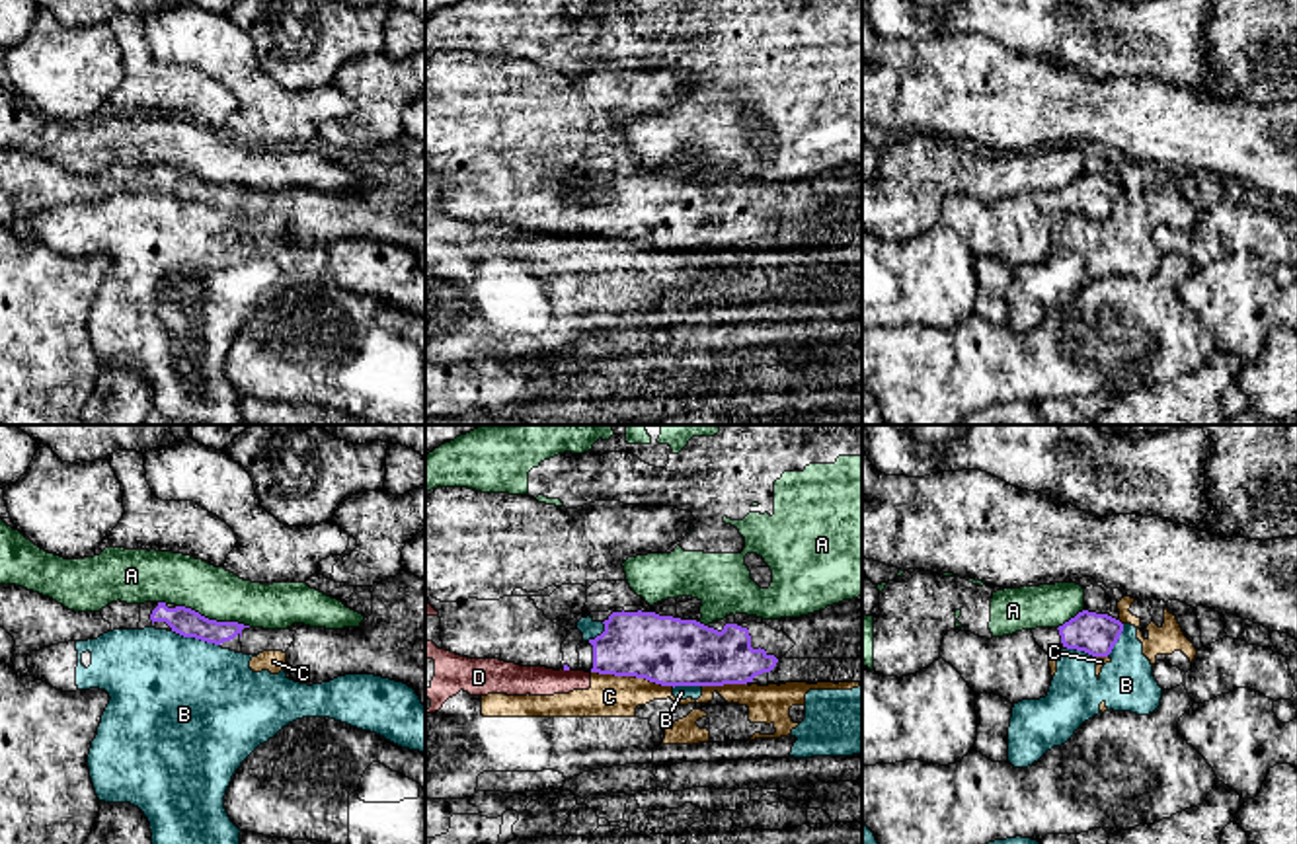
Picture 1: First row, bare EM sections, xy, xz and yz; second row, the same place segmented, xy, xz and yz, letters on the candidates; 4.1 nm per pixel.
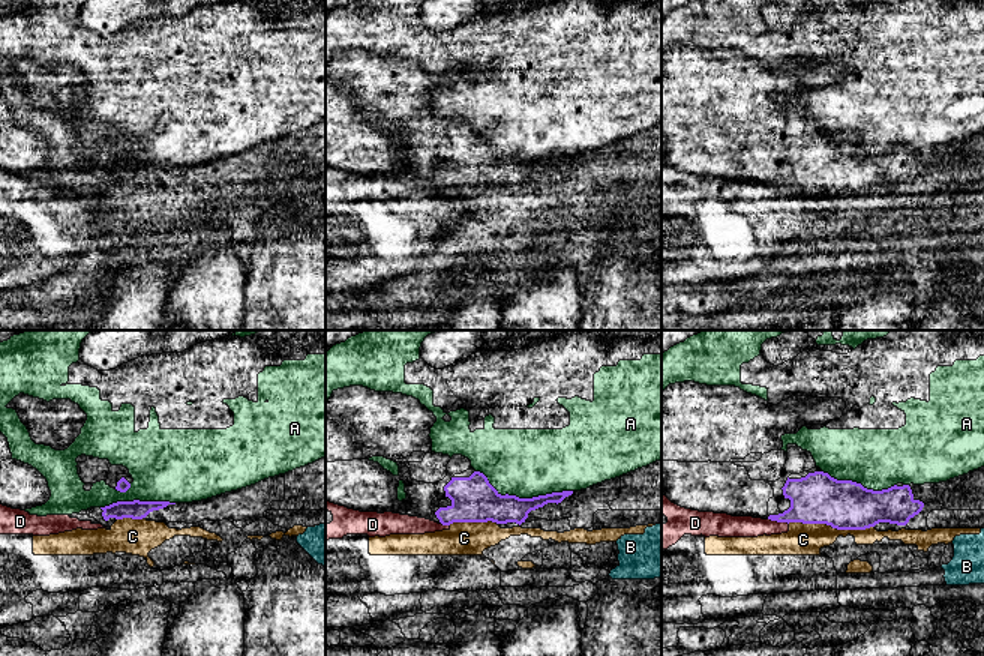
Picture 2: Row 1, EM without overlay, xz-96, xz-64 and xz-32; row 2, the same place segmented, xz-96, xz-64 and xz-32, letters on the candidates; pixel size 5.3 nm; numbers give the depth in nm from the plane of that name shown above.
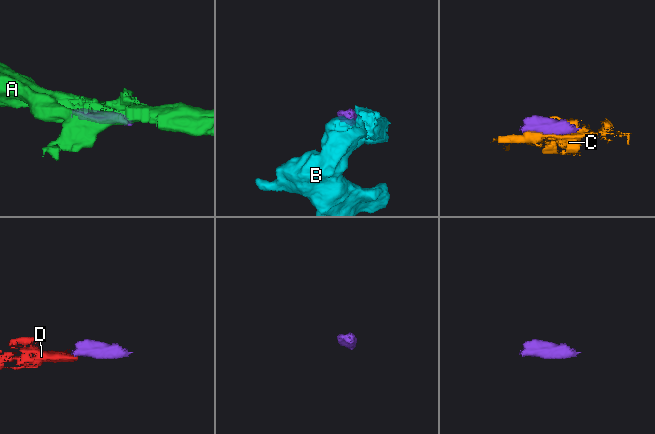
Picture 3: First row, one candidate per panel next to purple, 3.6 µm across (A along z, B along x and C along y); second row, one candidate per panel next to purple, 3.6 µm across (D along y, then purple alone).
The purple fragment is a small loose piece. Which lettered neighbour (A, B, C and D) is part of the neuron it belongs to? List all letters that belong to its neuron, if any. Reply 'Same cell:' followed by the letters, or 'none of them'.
Same cell: A

